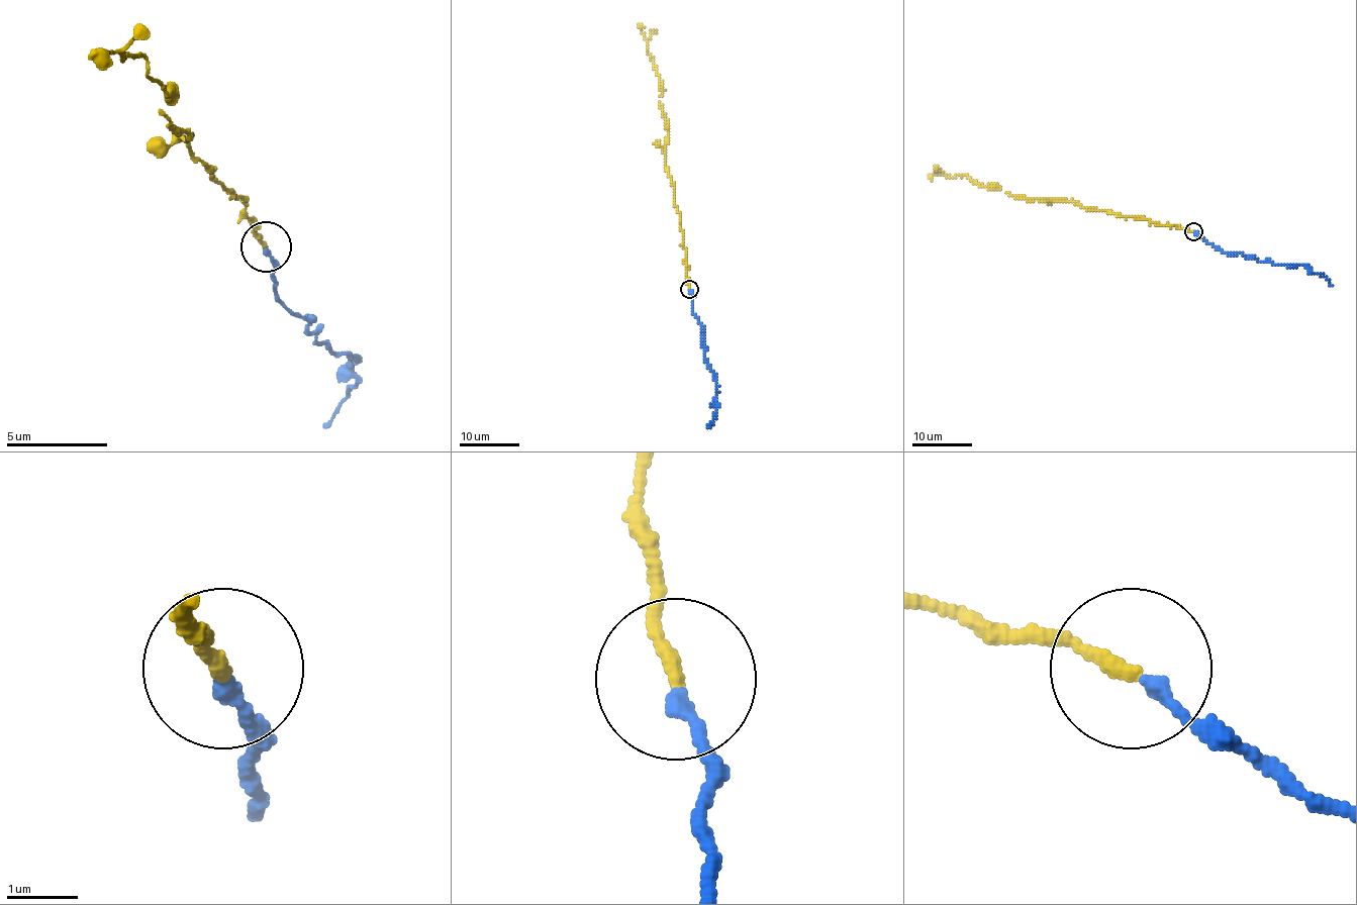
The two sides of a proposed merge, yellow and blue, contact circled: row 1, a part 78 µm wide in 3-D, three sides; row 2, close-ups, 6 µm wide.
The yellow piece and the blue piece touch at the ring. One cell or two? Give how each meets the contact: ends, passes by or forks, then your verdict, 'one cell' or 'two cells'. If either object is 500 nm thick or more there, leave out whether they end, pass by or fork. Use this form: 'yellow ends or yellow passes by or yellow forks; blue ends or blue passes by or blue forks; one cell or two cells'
yellow ends; blue ends; one cell

